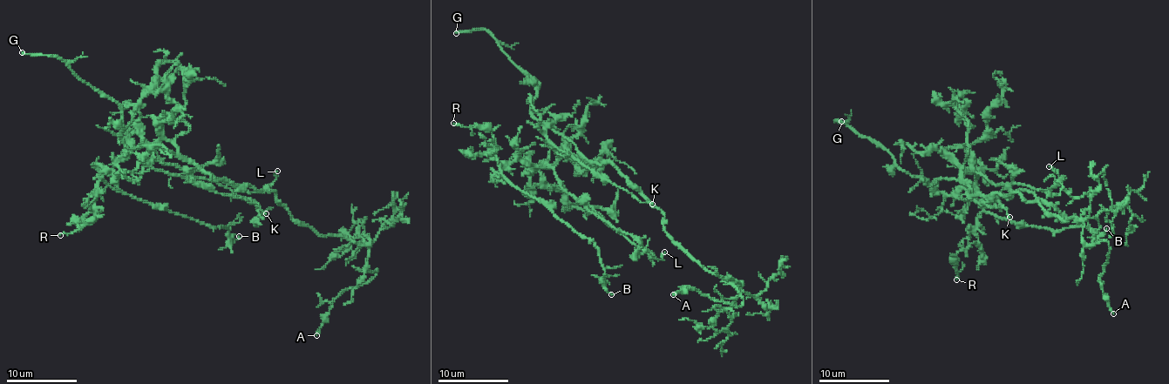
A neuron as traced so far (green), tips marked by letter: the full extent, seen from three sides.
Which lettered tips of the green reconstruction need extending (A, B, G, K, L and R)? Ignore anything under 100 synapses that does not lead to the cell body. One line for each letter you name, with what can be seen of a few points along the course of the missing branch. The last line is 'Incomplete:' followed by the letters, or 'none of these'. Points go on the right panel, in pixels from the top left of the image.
G: missing branch runs (841, 121), (847, 118), (851, 105), (864, 97), (873, 104), (889, 105), (893, 112)
Incomplete: G

